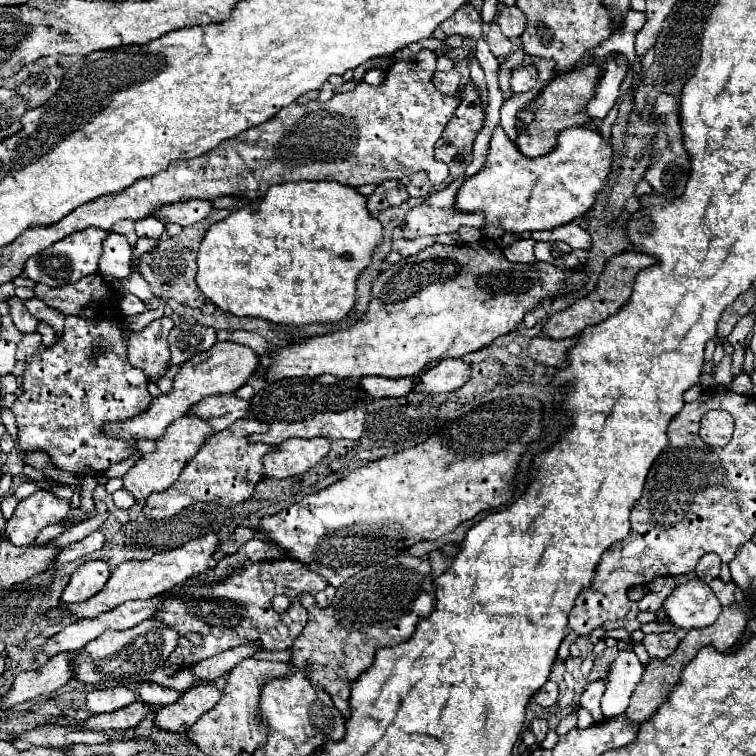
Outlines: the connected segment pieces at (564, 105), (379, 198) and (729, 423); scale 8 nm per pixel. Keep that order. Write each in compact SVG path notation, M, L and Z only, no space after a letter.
M586 64L580 66L576 70L564 72L560 76L556 76L540 94L536 100L532 100L532 108L534 108L534 122L526 128L518 130L518 140L516 146L520 148L520 152L528 158L538 158L548 154L550 150L556 148L556 138L562 130L574 126L574 124L586 124L592 122L592 118L588 118L584 114L586 104L594 98L596 94L596 84L602 76L602 66L598 64Z
M386 180L368 198L368 210L372 216L378 216L382 210L392 208L392 206L400 206L406 200L408 200L406 188L398 180Z
M710 410L700 422L700 438L710 446L726 446L732 438L734 418L726 411Z

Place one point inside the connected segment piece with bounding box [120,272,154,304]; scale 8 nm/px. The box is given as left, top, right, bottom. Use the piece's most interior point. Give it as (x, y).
(136, 284)

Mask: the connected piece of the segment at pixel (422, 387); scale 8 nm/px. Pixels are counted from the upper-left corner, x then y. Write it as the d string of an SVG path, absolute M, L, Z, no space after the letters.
M448 358L436 364L434 368L426 370L416 378L414 390L422 394L436 394L436 392L454 392L464 386L470 378L470 364L460 358Z

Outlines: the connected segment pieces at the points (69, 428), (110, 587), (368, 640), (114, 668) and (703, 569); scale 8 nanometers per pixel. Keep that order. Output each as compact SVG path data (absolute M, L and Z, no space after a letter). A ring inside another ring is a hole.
M66 316L64 334L62 340L46 350L40 350L34 354L30 364L24 370L22 388L24 394L16 398L12 412L16 414L18 434L20 434L20 446L26 452L42 450L50 456L52 464L58 470L84 476L98 476L104 470L108 470L112 464L122 462L130 458L136 450L136 442L126 442L124 438L110 438L102 436L102 426L108 422L126 422L128 418L134 418L150 406L150 392L148 392L148 378L142 370L132 368L126 354L128 334L124 330L124 322L110 320L110 318L94 318L84 320L80 316ZM92 350L100 350L100 354L94 358Z
M210 532L210 534L202 536L202 538L190 540L188 544L184 544L184 546L180 546L176 550L158 552L150 560L144 560L144 562L136 562L136 560L122 562L114 570L114 574L108 578L106 586L96 596L92 596L90 600L86 600L82 604L76 604L76 606L60 604L58 608L52 608L46 616L48 618L62 616L64 610L68 610L76 620L82 620L82 618L94 618L94 616L98 616L102 612L110 612L110 610L114 610L114 606L120 606L126 600L148 600L148 598L154 598L154 596L162 594L164 590L170 590L178 582L184 582L190 576L206 572L210 568L210 560L212 560L212 554L214 554L216 548L218 548L218 534Z
M400 554L380 564L368 566L356 576L348 578L336 590L334 602L328 608L318 608L314 596L310 594L304 594L304 598L300 598L302 606L308 608L308 622L292 646L292 664L298 666L302 672L306 672L306 676L314 686L324 688L332 696L334 706L342 712L344 720L350 718L350 708L348 708L350 684L360 674L364 674L364 670L372 666L376 650L406 642L414 634L418 620L426 618L434 610L434 578L430 572L432 566L428 558L414 558L410 554Z
M146 620L138 626L122 632L106 630L106 634L100 634L92 642L88 642L82 652L74 658L74 678L86 684L98 684L100 688L110 686L134 686L142 680L152 680L164 686L172 686L176 690L186 692L194 686L194 678L172 678L164 672L164 662L172 654L172 650L178 646L178 630L174 626L168 626L160 620Z
M706 554L700 562L698 562L698 566L696 566L696 576L700 578L700 580L704 580L706 584L710 584L714 578L718 578L720 576L720 558L716 556L716 554Z

